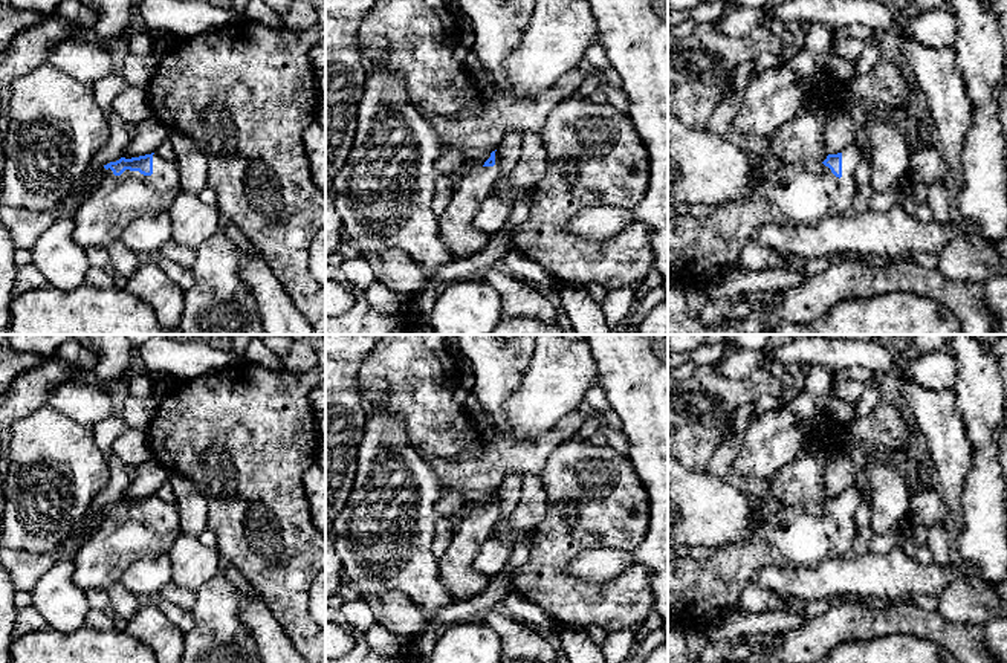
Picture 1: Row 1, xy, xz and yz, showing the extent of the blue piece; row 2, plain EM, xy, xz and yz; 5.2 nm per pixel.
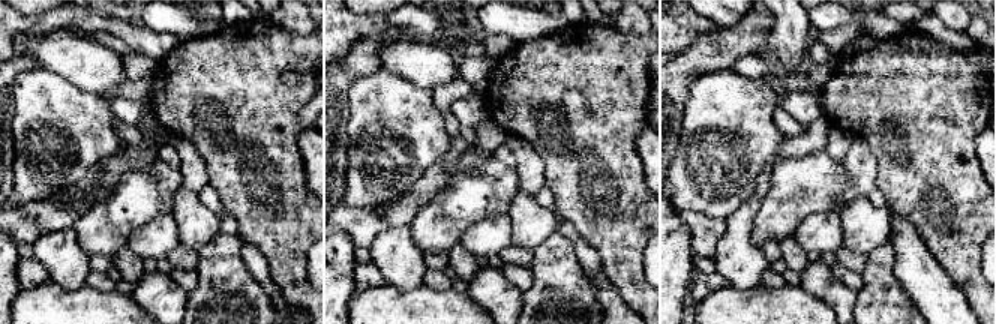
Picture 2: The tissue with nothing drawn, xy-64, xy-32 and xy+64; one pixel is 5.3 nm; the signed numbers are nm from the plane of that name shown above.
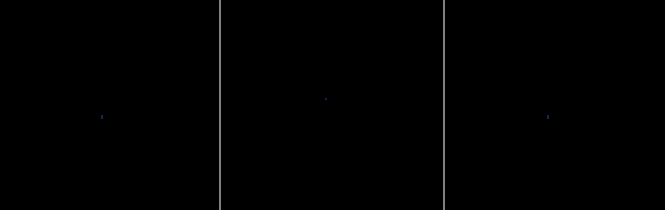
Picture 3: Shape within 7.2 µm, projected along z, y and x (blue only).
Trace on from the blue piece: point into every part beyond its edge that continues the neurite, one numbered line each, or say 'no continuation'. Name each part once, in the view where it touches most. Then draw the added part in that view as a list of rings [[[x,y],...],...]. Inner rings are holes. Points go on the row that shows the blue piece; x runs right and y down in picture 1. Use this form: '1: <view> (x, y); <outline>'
1: xy (100, 220); [[[153,154],[153,174],[125,170],[115,176],[108,168],[99,186],[78,206],[73,240],[84,249],[104,247],[121,240],[122,231],[142,215],[165,212],[180,192],[174,162]]]

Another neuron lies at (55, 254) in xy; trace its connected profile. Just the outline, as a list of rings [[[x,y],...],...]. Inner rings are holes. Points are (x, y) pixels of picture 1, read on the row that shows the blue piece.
[[[57,218],[35,241],[32,264],[57,289],[70,292],[83,284],[89,270],[86,249],[73,240],[73,218]]]

